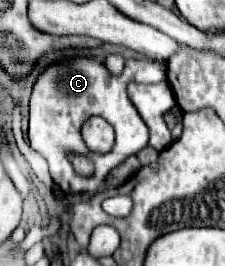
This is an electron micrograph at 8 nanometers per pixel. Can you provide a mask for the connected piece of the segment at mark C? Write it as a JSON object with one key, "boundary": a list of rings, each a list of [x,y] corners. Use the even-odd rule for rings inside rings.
{"boundary":[[[74,57],[74,59],[48,67],[38,77],[32,97],[30,97],[30,131],[28,131],[30,147],[48,161],[50,175],[64,193],[98,190],[104,177],[114,167],[118,167],[126,157],[136,155],[140,149],[144,149],[148,145],[148,127],[142,121],[142,117],[138,115],[136,107],[130,103],[128,95],[124,93],[126,83],[134,81],[132,77],[150,77],[152,83],[158,83],[158,81],[166,79],[166,65],[156,63],[156,61],[128,59],[122,75],[112,77],[98,59]],[[92,115],[104,117],[116,131],[114,149],[106,155],[90,153],[82,141],[82,135],[80,135],[82,123]],[[70,155],[84,155],[92,163],[100,163],[100,169],[90,177],[82,177],[74,171],[74,167],[70,163]]]}

